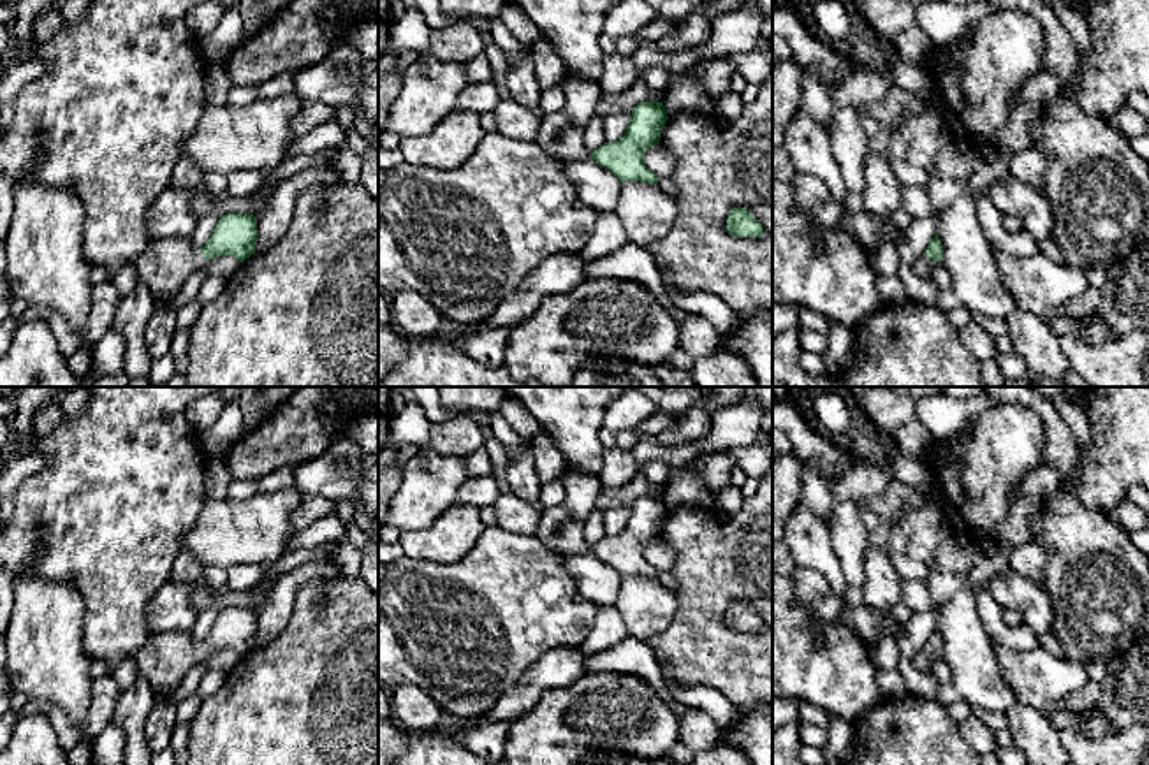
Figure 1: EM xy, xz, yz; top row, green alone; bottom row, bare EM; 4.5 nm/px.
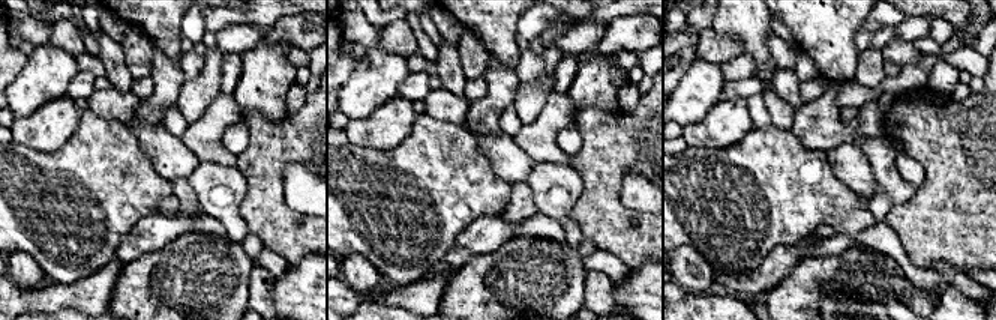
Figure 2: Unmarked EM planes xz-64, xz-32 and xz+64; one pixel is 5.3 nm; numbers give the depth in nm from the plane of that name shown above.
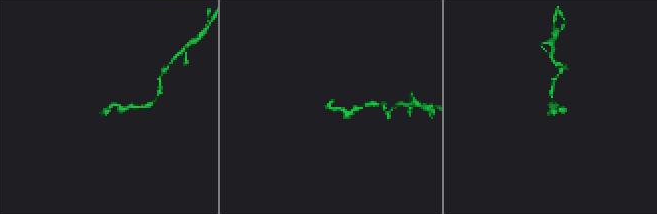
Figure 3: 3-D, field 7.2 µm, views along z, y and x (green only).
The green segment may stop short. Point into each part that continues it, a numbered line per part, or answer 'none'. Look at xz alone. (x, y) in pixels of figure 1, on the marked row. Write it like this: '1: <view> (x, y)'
1: xz (560, 134)

